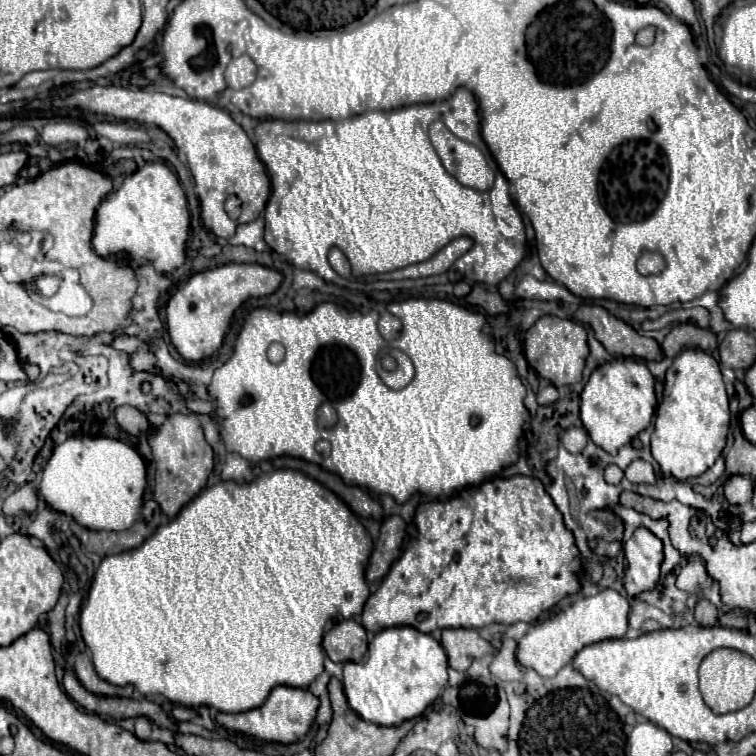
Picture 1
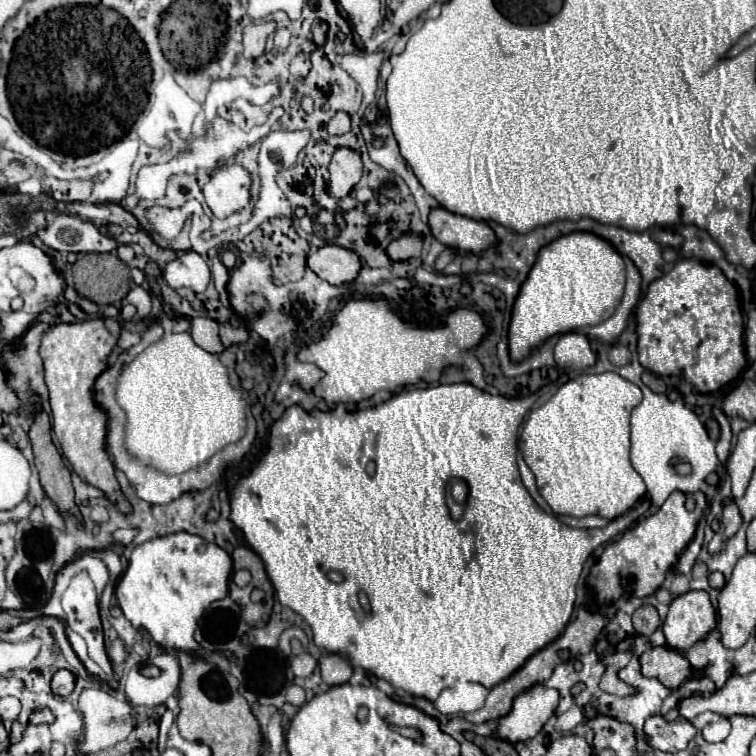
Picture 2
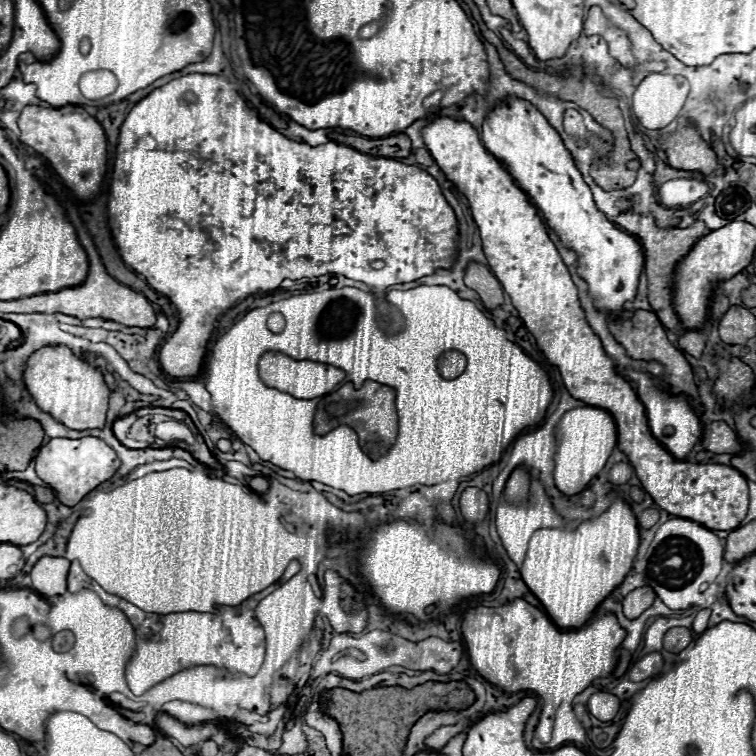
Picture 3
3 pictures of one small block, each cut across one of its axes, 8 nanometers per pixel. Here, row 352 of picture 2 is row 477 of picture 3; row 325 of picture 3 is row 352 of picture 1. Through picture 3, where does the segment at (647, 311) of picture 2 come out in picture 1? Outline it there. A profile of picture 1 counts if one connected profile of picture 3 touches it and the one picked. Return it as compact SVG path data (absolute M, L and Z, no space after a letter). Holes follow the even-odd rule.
M542 316L524 336L524 352L528 364L538 372L540 378L550 380L554 386L576 384L582 378L582 370L588 356L586 328L574 320L556 316Z

